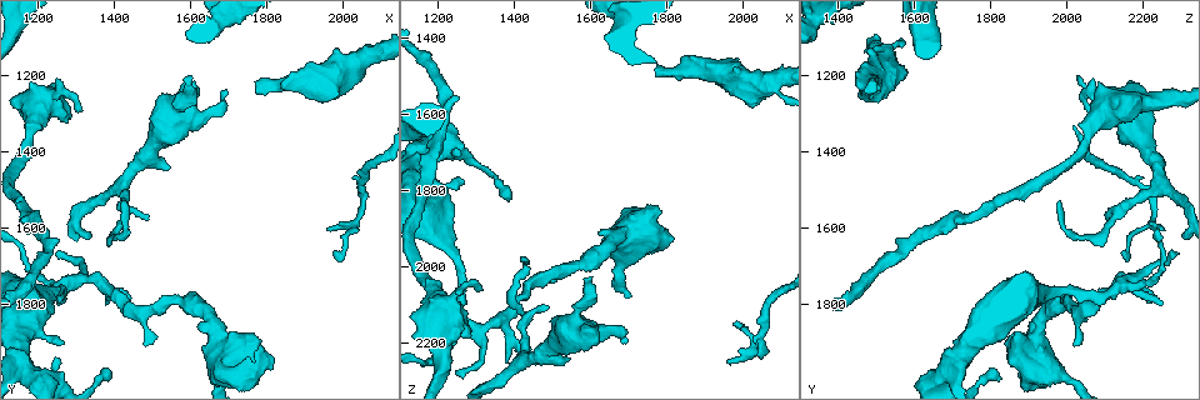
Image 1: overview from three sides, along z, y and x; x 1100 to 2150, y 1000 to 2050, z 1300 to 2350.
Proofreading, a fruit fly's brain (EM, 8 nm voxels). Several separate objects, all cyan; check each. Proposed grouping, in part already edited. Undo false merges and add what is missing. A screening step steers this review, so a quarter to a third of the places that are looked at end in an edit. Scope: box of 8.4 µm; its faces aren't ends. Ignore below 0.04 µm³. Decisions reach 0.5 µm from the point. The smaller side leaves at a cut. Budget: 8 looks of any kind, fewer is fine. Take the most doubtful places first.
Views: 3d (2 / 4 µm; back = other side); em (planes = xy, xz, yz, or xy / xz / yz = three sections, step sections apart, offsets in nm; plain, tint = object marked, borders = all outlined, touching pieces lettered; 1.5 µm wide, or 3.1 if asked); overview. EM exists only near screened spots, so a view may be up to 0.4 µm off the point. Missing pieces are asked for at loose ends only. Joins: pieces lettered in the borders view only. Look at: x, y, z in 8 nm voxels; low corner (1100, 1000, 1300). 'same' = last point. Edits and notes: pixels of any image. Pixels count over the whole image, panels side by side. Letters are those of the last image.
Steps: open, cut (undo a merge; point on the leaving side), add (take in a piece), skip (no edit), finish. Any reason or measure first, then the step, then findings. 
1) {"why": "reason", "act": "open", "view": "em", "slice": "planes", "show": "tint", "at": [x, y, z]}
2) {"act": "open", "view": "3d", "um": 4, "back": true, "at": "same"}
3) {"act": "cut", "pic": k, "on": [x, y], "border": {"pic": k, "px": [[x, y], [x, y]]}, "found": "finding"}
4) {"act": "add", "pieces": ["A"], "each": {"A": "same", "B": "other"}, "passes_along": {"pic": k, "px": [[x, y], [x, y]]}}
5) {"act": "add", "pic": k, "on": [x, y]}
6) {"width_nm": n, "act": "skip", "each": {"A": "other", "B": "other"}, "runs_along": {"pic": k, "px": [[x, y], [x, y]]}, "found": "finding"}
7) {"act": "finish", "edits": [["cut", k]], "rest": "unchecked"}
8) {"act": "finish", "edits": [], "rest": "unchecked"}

{"why": "free end", "act": "open", "view": "3d", "um": 4, "at": [1780, 1245, 1475]}

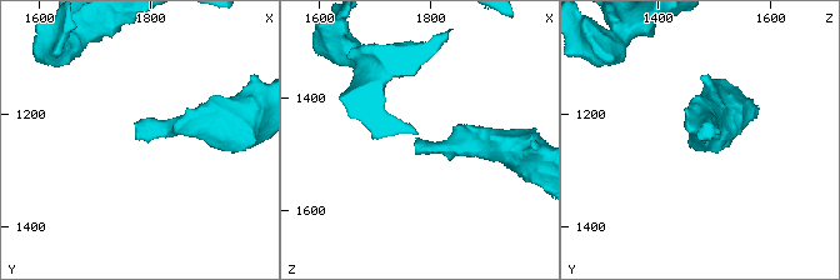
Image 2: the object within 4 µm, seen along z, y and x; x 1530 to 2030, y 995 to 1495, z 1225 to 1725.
{"act": "open", "view": "em", "slice": "yz", "step": 4, "show": "tint", "at": [1775, 1245, 1465]}

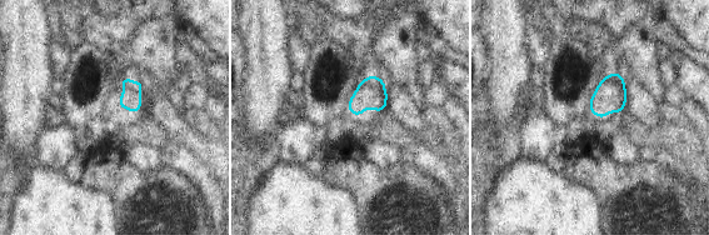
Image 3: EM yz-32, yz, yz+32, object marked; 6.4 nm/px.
{"why": "cut it another way", "act": "open", "view": "em", "slice": "planes", "show": "borders", "at": "same"}

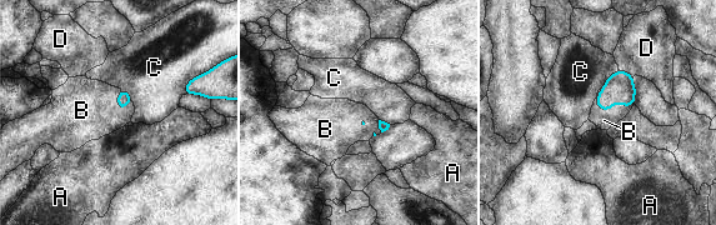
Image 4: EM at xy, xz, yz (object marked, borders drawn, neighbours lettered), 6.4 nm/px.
{"longest_contact_nm": ["B", 260], "act": "add", "pieces": ["B"], "each": {"A": "other", "B": "same", "C": "other", "D": "other"}, "passes_along": {"pic": 4, "px": [[619, 88], [611, 106], [604, 120]]}, "found": "the neuron continues"}

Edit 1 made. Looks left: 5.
{"why": "see it whole again", "act": "open", "view": "overview"}

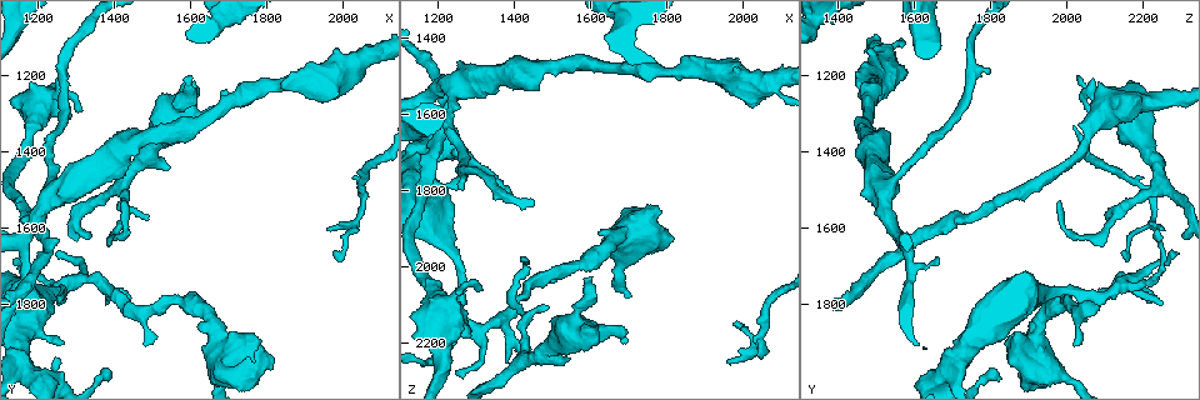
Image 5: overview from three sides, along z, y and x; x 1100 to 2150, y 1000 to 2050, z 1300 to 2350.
{"act": "open", "view": "3d", "um": 4, "at": [1260, 1900, 1775]}

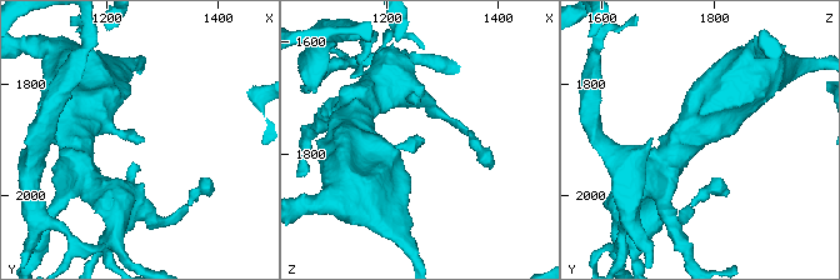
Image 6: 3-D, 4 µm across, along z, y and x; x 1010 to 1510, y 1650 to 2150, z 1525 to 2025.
{"why": "now the EM", "act": "open", "view": "em", "slice": "planes", "show": "borders", "at": [1260, 1905, 1770]}

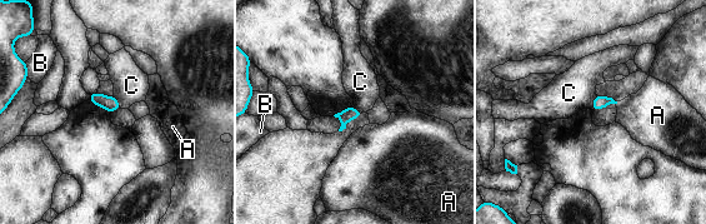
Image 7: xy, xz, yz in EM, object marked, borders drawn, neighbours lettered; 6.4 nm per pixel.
{"act": "skip", "each": {"A": "other", "B": "other", "C": "other"}, "found": "none of them fits"}

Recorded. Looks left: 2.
{"why": "branch stops here", "act": "open", "view": "em", "slice": "planes", "show": "borders", "at": [1785, 1890, 1855]}

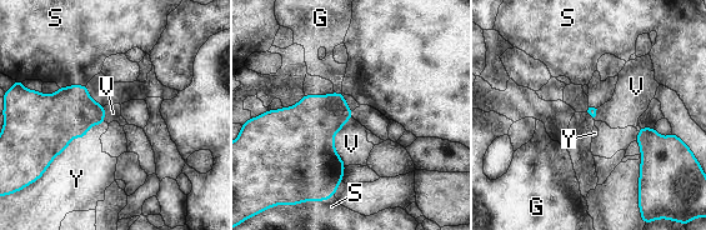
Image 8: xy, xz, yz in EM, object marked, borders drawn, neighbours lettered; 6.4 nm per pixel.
{"act": "skip", "each": {"G": "other", "S": "other", "V": "other", "Y": "other"}, "border": {"pic": 8, "px": [[351, 116], [334, 138], [344, 165]]}, "found": "none of them fits"}

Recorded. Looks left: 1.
{"act": "finish", "edits": [["add", 4]], "rest": "unchecked"}

